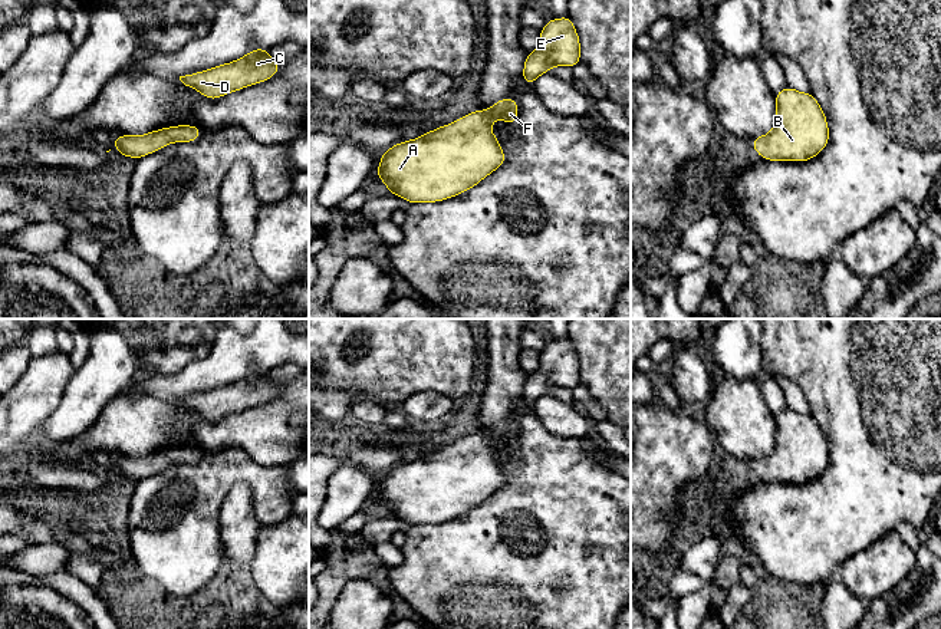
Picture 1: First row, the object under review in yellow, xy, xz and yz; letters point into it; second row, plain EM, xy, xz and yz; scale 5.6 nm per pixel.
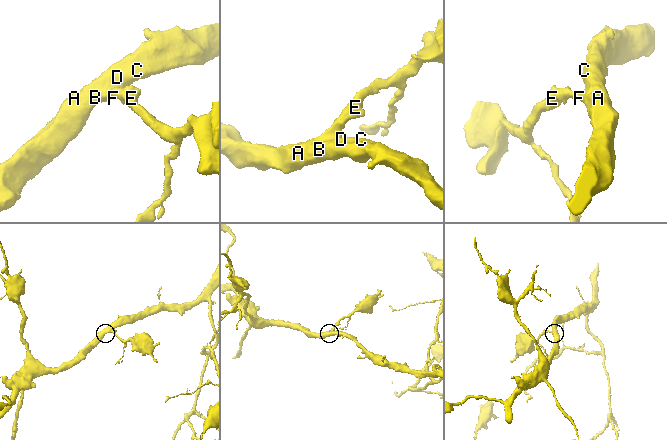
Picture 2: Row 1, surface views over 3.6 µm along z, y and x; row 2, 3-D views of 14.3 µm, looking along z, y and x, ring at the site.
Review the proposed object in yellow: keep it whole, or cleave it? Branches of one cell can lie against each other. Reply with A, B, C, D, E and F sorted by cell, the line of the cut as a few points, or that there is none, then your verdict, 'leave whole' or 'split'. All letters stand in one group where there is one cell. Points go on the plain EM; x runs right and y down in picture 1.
A B C D E F | no cut | leave whole

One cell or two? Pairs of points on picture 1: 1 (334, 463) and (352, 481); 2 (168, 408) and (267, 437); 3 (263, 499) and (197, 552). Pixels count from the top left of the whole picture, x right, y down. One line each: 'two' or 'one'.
1: two
2: one
3: one

